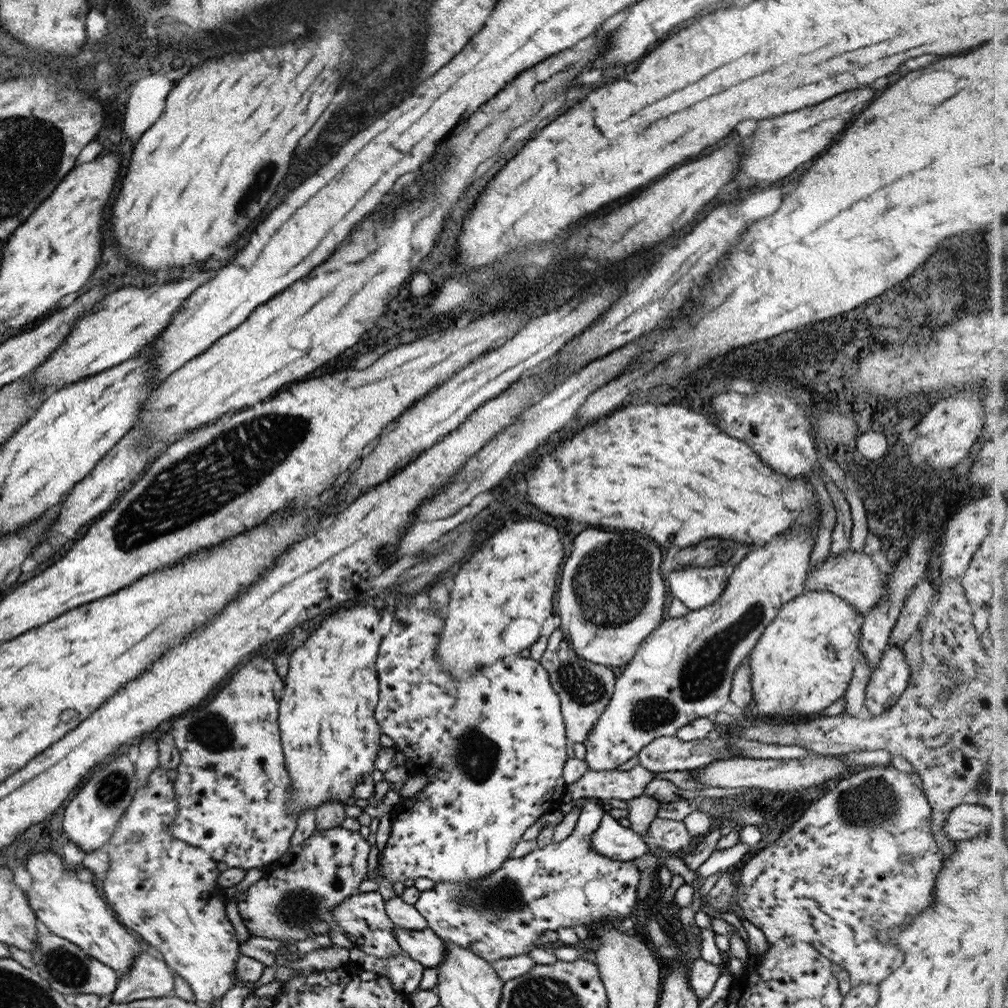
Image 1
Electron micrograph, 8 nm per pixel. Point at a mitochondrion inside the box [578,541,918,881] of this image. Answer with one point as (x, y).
(701, 674)

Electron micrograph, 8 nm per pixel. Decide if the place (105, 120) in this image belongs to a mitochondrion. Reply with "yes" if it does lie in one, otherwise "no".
no

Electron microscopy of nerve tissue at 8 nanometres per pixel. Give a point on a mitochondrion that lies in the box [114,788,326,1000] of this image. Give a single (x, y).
(297, 907)

